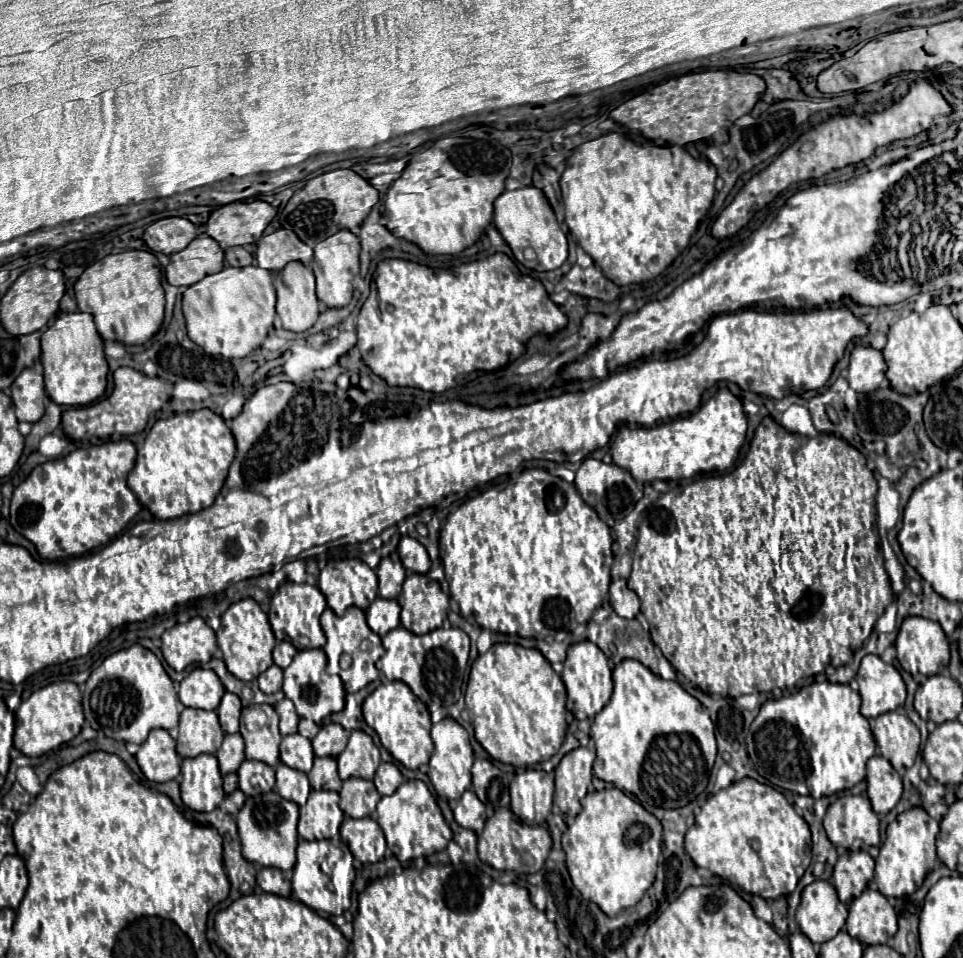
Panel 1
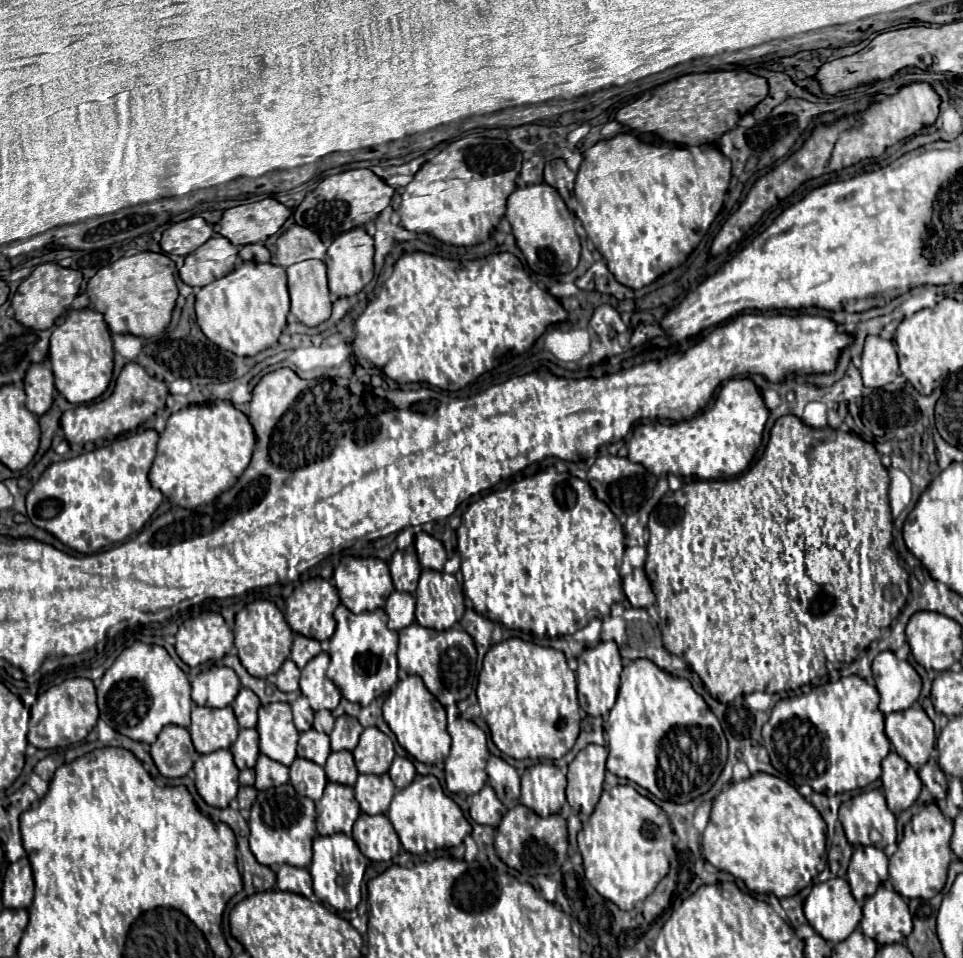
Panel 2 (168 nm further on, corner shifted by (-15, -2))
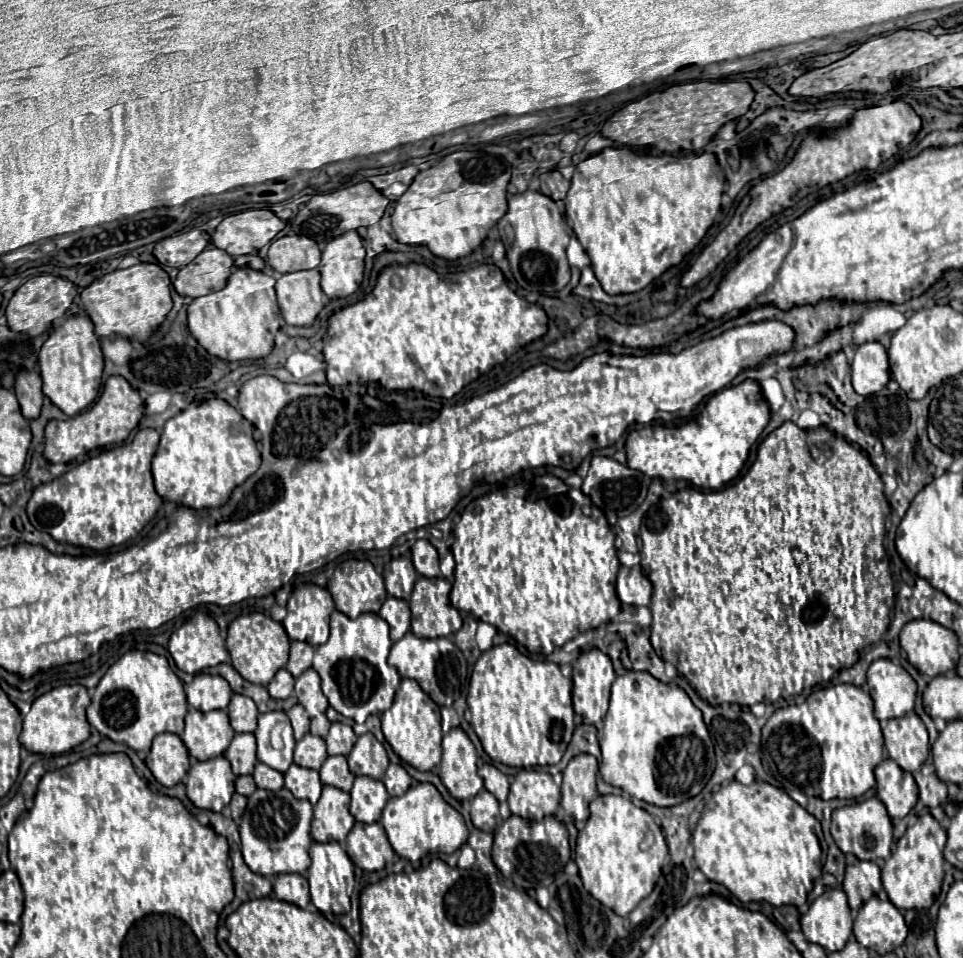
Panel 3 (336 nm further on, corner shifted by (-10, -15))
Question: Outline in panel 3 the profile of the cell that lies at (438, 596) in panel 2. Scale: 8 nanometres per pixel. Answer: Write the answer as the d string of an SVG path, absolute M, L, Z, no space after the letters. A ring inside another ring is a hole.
M419 577L409 599L411 631L419 637L447 637L463 625L463 617L449 601L451 583L447 579Z

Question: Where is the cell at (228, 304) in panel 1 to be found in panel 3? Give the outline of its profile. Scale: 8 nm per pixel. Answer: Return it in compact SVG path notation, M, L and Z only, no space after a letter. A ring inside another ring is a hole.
M241 267L231 273L225 289L197 297L189 307L189 331L199 345L209 353L225 361L245 361L267 357L273 349L275 333L281 329L281 311L275 297L275 279Z

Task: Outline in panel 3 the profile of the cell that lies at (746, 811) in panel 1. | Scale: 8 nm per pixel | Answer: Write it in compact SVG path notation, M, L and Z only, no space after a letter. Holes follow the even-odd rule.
M733 779L725 783L703 809L703 817L693 833L695 861L707 879L723 883L741 903L767 901L773 907L803 905L813 881L821 873L821 849L819 837L815 833L817 827L819 821L809 815L799 803L795 803L783 789L777 789L763 781L741 785Z

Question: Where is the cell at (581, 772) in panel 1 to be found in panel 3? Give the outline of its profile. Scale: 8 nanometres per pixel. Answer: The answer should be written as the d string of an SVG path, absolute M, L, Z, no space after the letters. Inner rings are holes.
M577 755L563 771L561 807L577 827L589 817L589 803L597 795L597 759L593 755Z

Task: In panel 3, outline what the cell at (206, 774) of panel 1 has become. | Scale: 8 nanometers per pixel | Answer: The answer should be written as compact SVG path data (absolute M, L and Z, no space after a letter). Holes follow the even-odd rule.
M215 757L207 761L197 761L187 773L187 797L199 809L209 809L219 813L229 805L235 793L235 775L227 759Z

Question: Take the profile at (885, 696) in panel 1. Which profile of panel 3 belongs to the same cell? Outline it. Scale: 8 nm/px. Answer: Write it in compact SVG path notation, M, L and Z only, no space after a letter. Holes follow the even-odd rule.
M877 659L867 669L867 685L875 703L879 721L903 717L913 709L917 683L913 677L891 659Z

